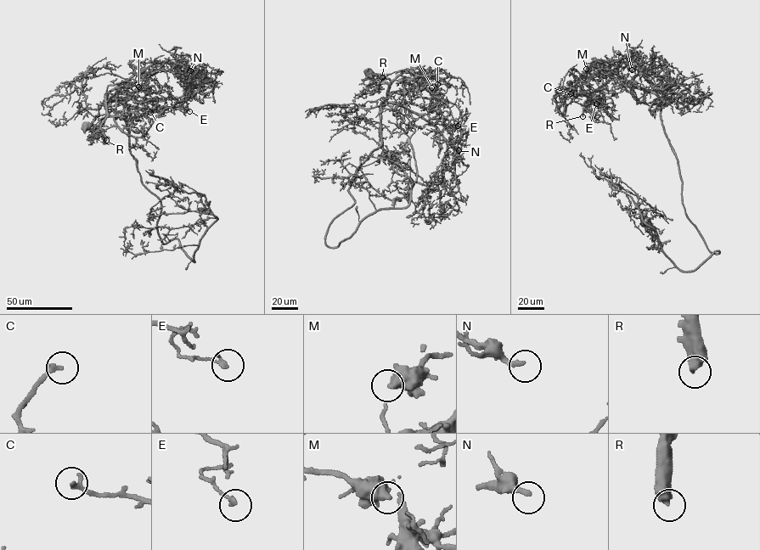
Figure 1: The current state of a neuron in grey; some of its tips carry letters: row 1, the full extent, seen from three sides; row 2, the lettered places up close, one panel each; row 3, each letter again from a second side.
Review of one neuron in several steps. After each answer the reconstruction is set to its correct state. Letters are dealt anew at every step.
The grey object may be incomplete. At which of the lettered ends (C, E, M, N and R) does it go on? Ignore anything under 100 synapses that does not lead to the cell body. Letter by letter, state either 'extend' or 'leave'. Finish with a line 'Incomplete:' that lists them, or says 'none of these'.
C: leave
E: leave
M: leave
N: extend
R: extend
Incomplete: N, R

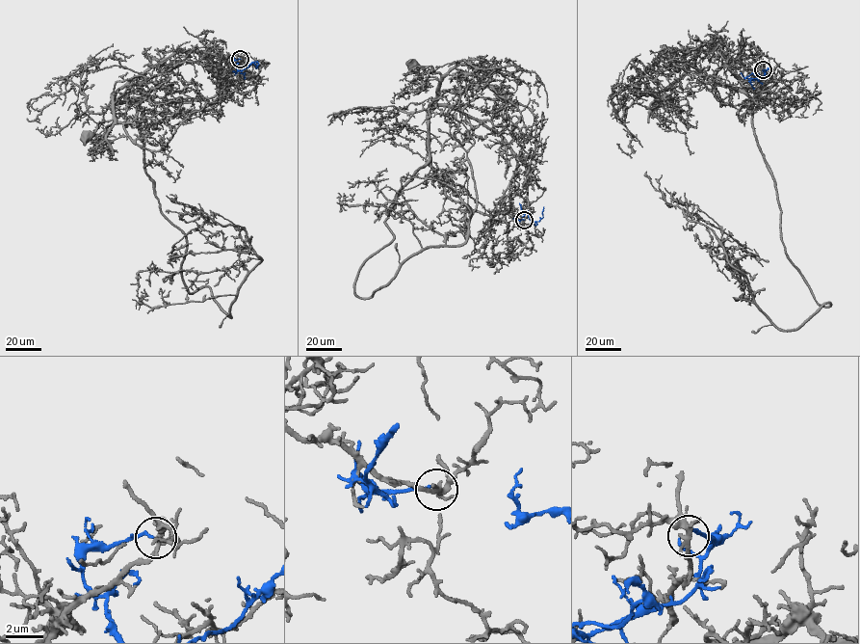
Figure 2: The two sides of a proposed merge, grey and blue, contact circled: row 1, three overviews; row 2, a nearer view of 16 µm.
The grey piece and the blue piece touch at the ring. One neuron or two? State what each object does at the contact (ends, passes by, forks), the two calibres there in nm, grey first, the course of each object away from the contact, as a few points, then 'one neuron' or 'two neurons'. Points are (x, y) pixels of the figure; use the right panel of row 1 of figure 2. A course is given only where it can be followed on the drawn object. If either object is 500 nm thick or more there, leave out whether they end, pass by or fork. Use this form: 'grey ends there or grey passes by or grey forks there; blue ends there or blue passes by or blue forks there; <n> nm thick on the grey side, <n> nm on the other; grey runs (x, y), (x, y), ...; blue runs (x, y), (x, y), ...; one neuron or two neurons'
grey forks there; blue ends there; 240 nm thick on the grey side, 110 nm on the other; grey runs (763, 69), (760, 80), (755, 80), (705, 41), (695, 70), (670, 84), (664, 91), (670, 95), (659, 102); blue runs (763, 69), (766, 69), (764, 74), (753, 79), (758, 74), (751, 73), (744, 78), (741, 73); two neurons

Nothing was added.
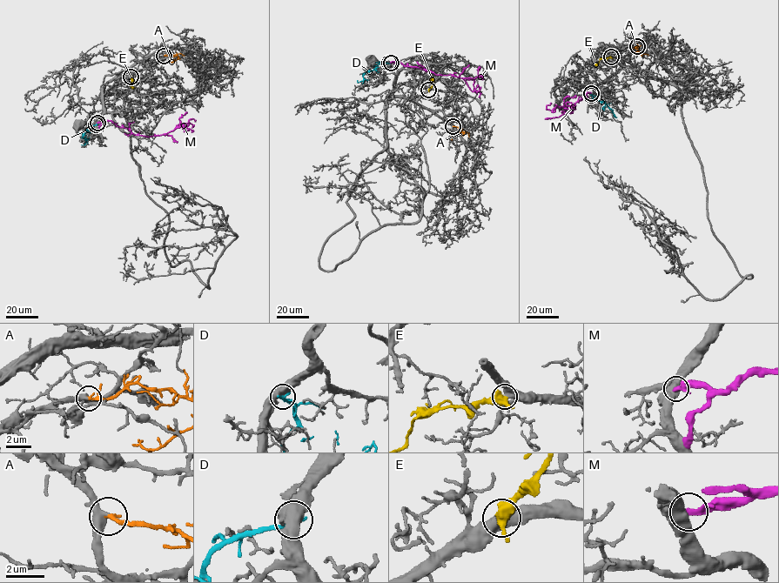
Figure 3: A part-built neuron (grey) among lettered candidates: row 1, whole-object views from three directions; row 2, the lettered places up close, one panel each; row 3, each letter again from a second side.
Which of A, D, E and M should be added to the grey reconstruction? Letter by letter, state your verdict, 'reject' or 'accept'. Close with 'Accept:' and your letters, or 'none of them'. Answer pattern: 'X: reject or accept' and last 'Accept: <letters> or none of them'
A: accept
D: reject
E: reject
M: reject
Accept: A

